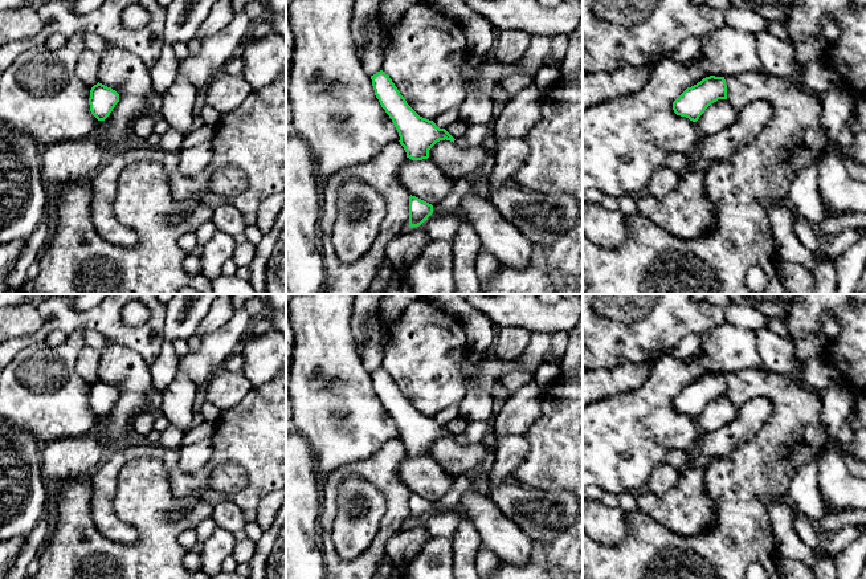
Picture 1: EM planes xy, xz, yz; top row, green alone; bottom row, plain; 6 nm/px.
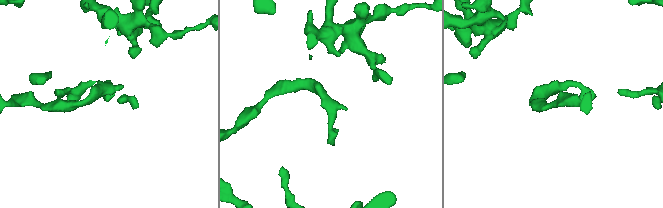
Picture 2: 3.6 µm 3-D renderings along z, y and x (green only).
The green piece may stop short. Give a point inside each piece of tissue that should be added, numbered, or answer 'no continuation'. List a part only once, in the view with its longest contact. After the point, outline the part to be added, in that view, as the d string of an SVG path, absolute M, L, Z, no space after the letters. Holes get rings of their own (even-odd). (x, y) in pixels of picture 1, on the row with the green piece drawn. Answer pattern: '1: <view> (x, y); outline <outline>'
no continuation

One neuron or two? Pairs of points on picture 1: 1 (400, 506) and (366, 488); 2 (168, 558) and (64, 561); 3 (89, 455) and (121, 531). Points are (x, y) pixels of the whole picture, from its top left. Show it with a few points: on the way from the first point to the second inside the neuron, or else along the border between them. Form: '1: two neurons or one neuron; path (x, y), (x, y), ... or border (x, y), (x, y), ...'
1: two neurons; border (362, 477), (384, 498), (384, 514), (378, 529)
2: one neuron; path (142, 558), (121, 558), (106, 549), (90, 550)
3: two neurons; border (98, 465), (90, 474)

